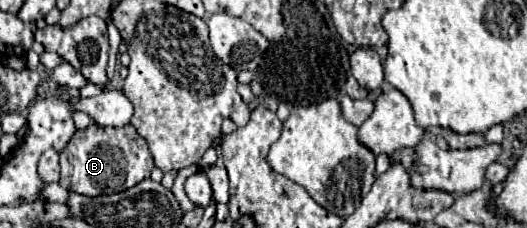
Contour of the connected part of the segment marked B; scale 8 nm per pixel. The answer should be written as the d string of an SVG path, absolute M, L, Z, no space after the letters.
M91 125L85 131L77 131L61 153L61 187L87 195L111 195L131 189L147 179L153 171L153 159L143 137L131 125L125 127L99 127Z

